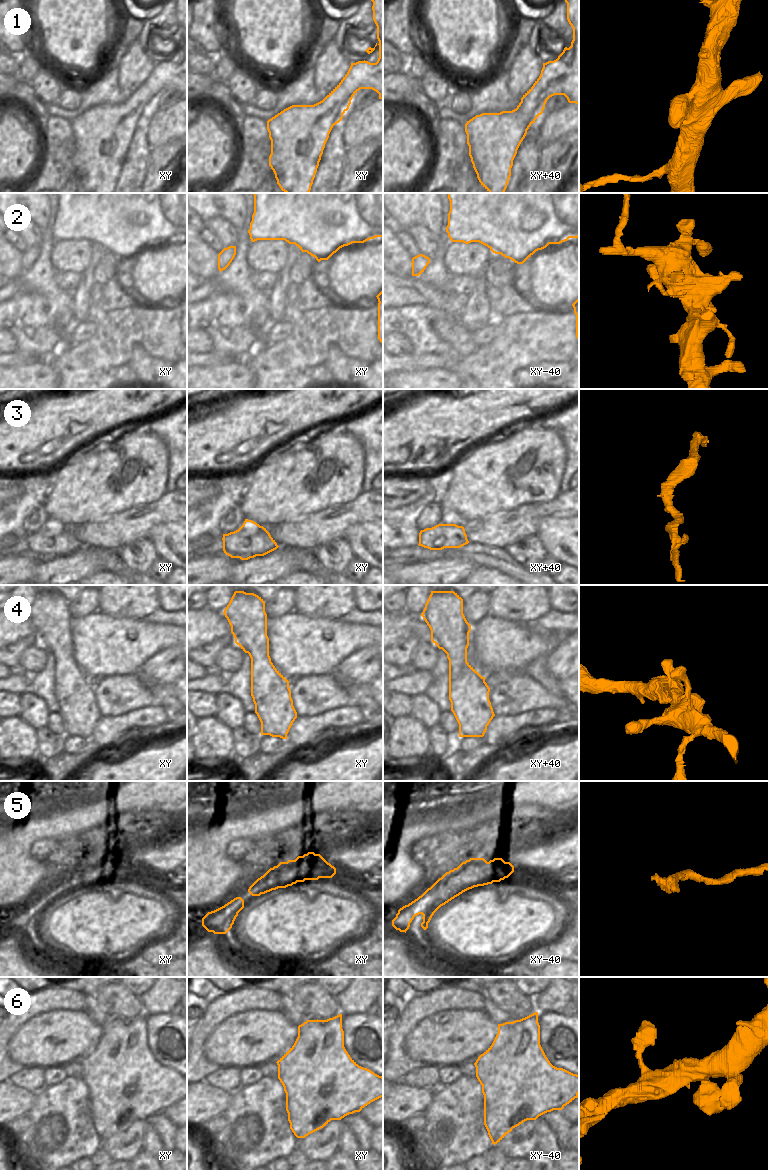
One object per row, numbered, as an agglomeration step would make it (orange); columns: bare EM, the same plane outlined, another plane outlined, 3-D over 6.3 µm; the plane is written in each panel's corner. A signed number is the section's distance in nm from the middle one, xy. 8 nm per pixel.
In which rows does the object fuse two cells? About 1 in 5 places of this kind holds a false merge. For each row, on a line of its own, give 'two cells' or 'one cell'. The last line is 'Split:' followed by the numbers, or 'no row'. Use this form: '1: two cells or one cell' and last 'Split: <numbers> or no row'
1: one cell
2: one cell
3: one cell
4: one cell
5: one cell
6: one cell
Split: no row

